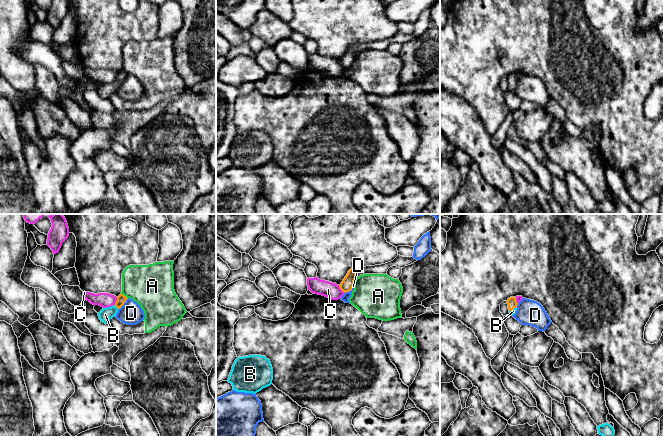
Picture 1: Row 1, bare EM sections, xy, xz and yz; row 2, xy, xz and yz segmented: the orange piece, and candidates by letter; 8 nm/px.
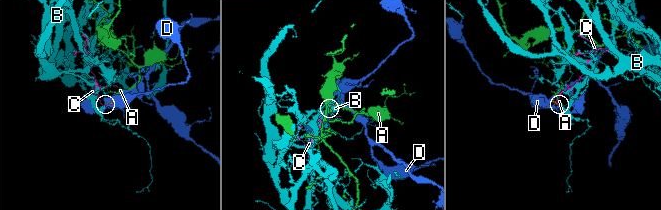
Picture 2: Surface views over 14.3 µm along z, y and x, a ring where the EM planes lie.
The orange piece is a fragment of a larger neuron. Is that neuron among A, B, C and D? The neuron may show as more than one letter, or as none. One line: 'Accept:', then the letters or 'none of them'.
Accept: B

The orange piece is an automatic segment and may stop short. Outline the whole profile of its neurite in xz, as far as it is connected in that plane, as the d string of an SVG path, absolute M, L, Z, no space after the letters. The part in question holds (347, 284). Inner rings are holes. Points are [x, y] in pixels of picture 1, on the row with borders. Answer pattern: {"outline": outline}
{"outline": "M355 266L353 268L351 268L347 275L345 276L345 278L343 279L343 281L341 282L341 284L339 285L340 289L346 293L352 290L353 286L354 286L354 281L356 279L356 270L357 270L358 266Z"}

